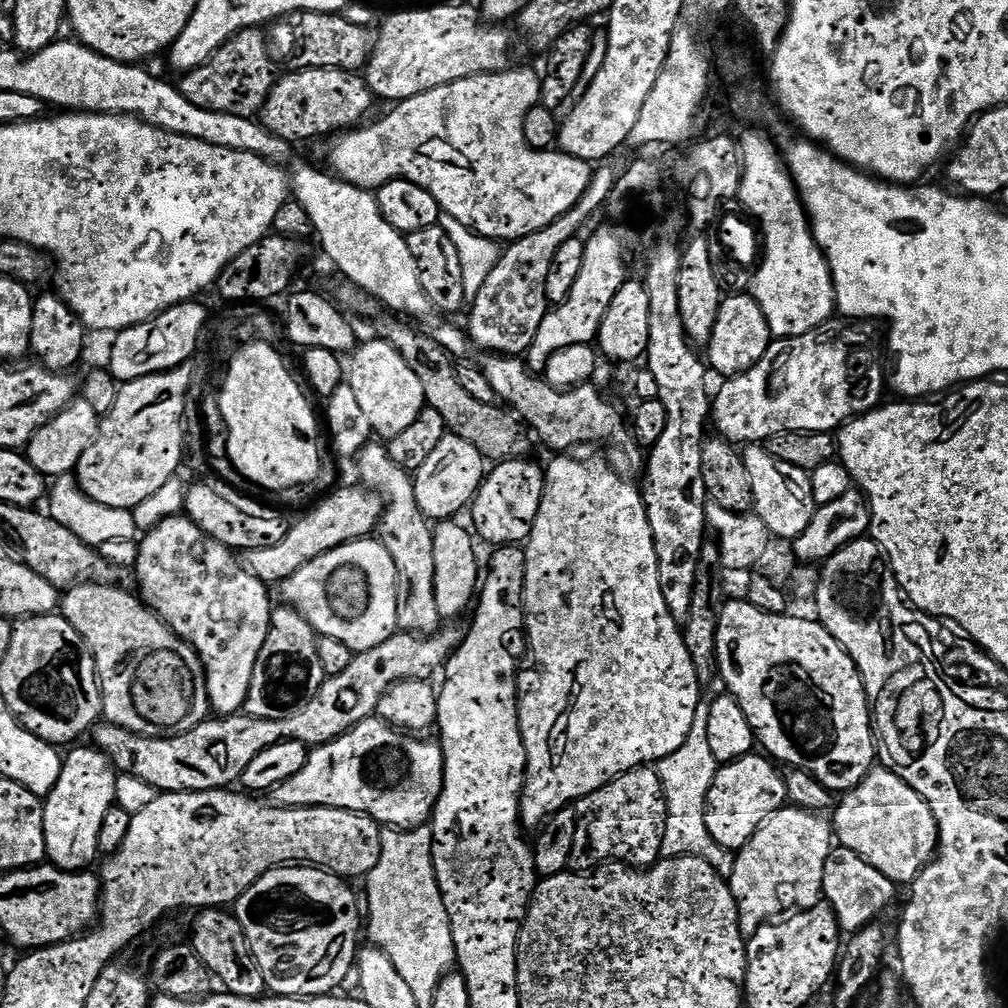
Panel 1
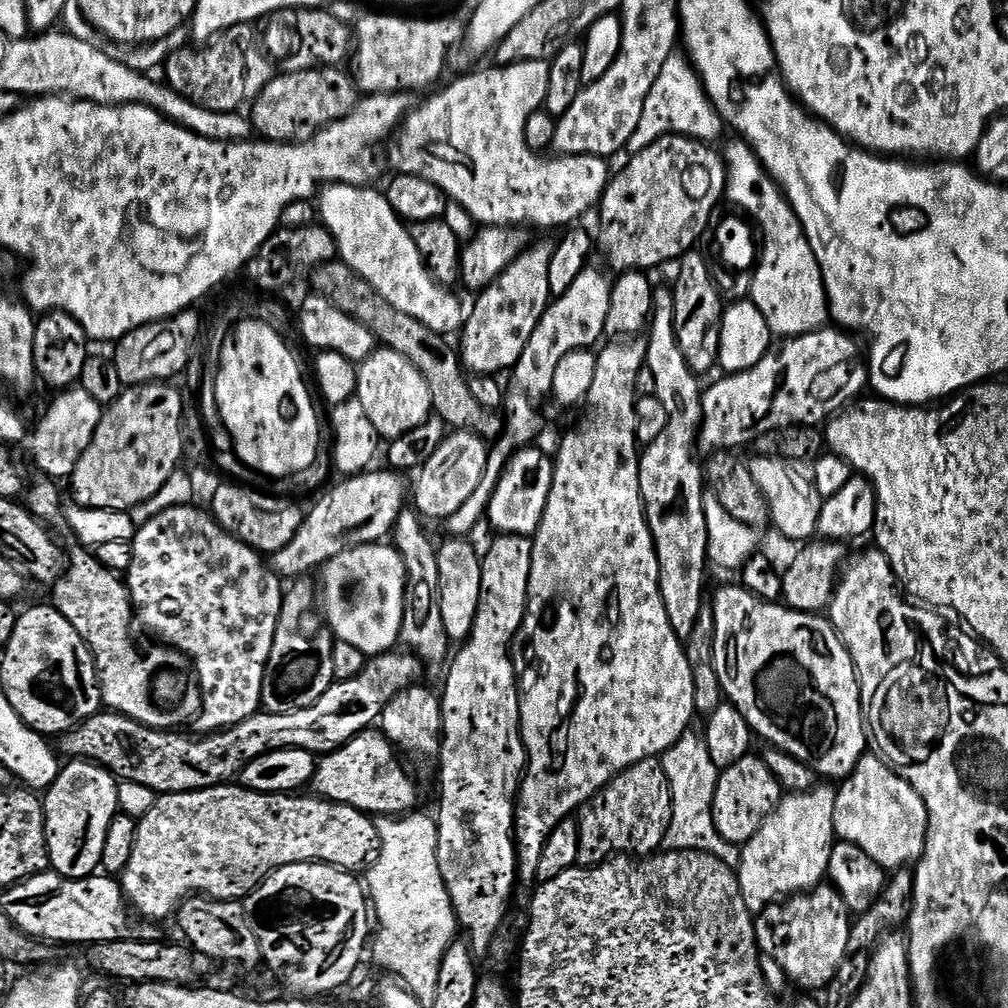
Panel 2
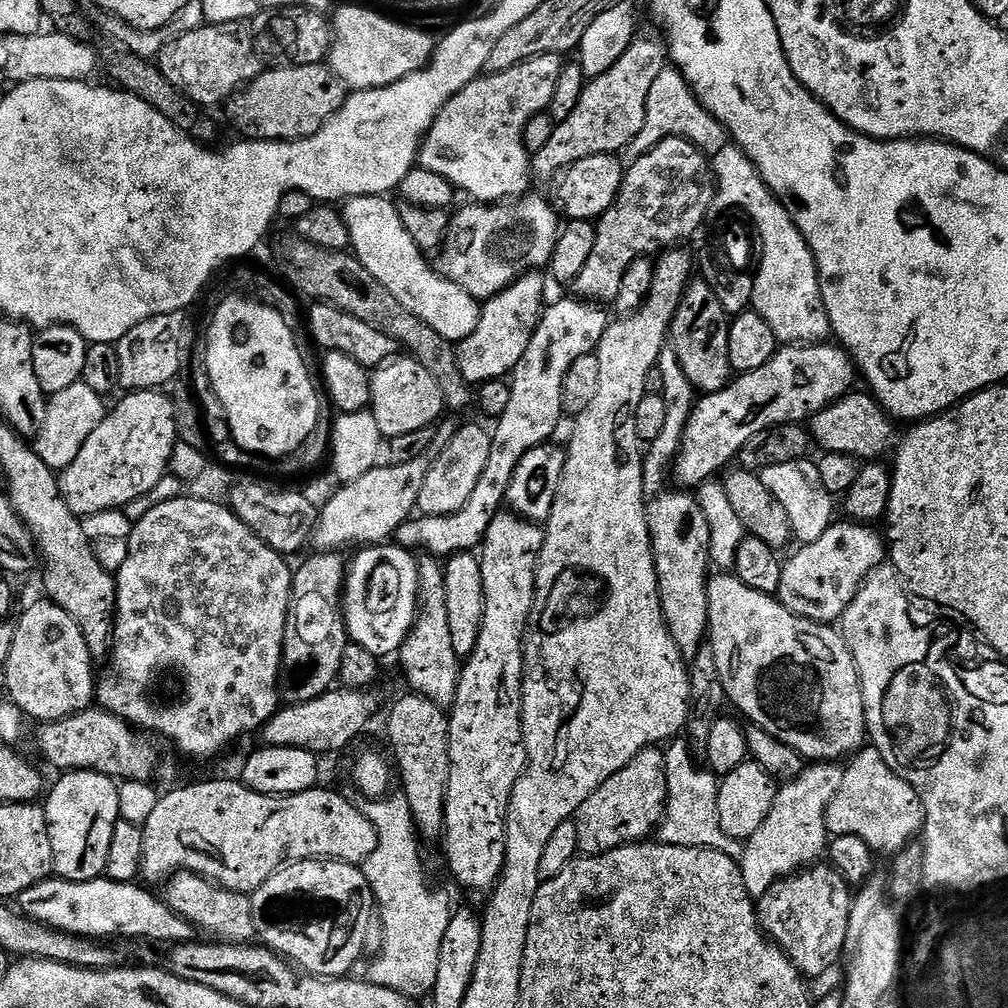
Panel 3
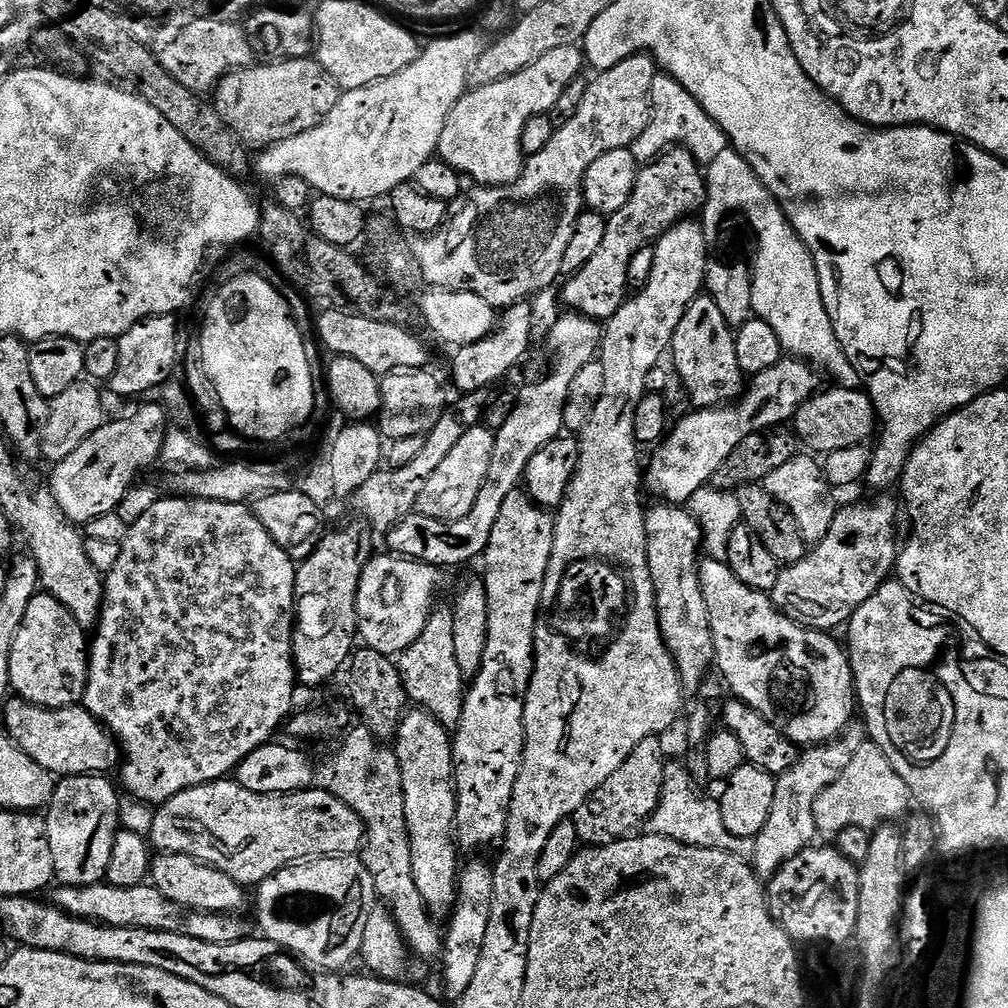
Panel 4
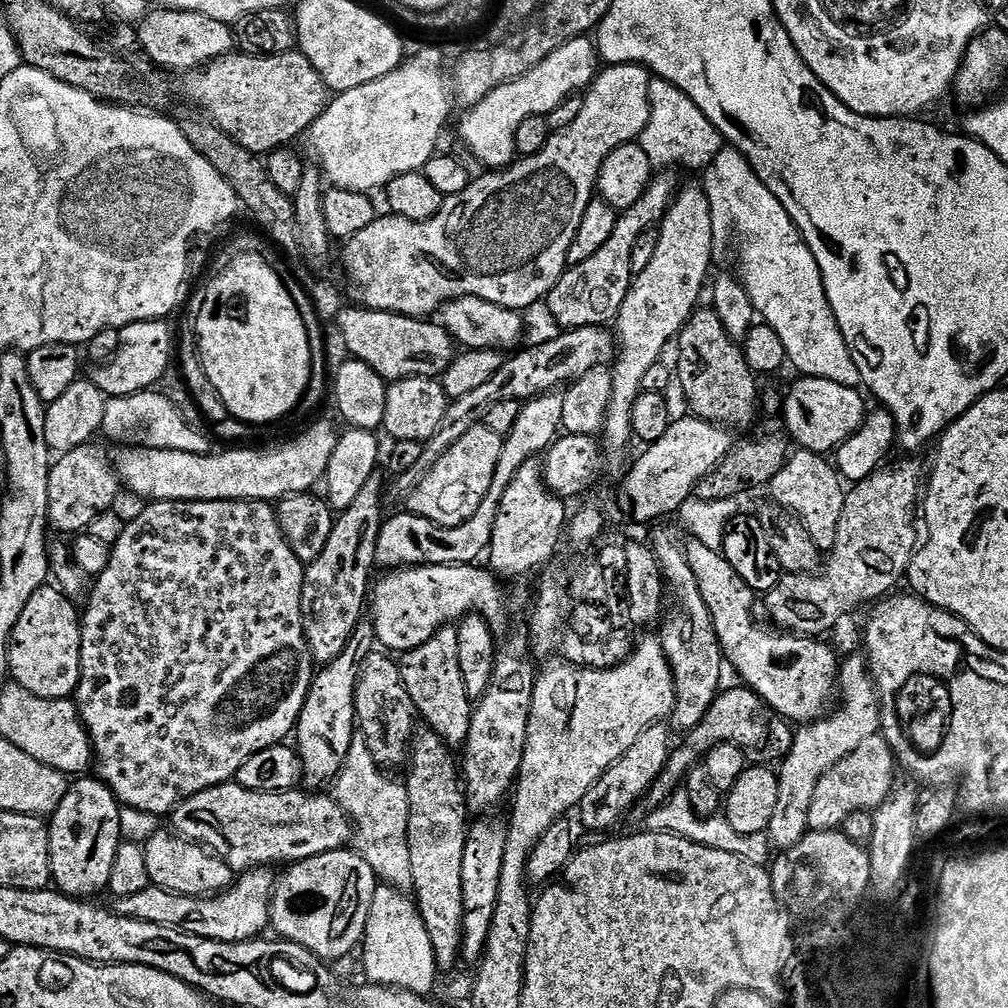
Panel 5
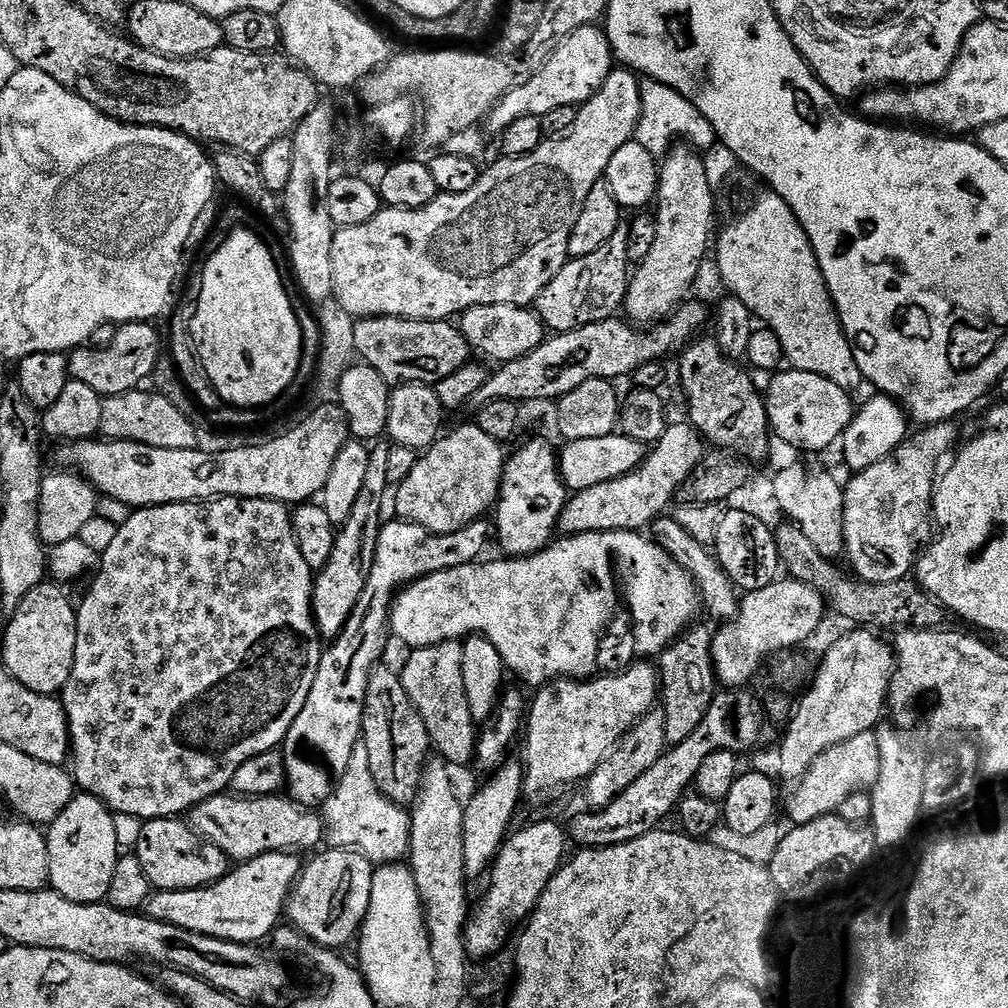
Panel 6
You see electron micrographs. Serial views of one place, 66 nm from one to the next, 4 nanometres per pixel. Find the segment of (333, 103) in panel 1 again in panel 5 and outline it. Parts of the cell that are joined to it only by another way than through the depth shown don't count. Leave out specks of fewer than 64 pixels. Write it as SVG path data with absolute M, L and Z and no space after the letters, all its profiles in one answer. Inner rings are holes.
M298 50L280 56L229 54L185 75L184 92L195 106L246 150L273 152L305 135L328 106L330 93L318 70Z

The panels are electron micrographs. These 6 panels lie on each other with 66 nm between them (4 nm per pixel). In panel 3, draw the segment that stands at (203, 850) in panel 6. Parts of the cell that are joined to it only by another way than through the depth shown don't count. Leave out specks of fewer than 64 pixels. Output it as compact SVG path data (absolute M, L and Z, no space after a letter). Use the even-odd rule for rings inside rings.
M186 871L172 873L166 881L166 887L168 889L162 892L162 896L168 901L170 910L174 910L176 916L189 920L201 933L209 932L212 935L209 937L225 944L246 944L257 939L251 895L224 888L214 880L207 880L205 876L199 876L196 872Z

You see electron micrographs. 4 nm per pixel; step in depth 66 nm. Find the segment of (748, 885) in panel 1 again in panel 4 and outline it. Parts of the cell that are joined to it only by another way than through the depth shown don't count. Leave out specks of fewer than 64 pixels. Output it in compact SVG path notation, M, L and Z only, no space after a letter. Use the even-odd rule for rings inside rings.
M853 722L844 729L843 733L827 744L808 746L800 752L800 761L786 774L776 777L774 790L774 807L770 809L770 818L766 818L766 826L754 839L756 849L751 863L756 869L757 876L771 878L782 865L790 862L794 854L809 847L818 833L814 822L814 804L818 802L818 794L826 790L835 780L842 778L842 770L850 766L854 754L866 743L866 728L863 723Z

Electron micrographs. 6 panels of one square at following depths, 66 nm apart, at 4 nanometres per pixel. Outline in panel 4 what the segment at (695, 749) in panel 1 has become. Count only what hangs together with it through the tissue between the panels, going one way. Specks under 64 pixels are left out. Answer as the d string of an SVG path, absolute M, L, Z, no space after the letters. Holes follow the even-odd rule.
M665 763L662 794L654 814L647 822L647 835L670 838L674 842L682 842L686 846L694 846L695 848L722 850L751 861L756 849L755 839L747 840L730 834L730 830L726 830L726 825L722 822L719 799L712 797L711 800L706 793L708 792L703 787L695 784L683 763Z

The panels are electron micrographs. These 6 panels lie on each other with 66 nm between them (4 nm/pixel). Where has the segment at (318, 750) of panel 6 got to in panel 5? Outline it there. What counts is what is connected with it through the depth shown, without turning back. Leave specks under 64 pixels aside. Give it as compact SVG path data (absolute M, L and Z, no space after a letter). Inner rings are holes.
M556 392L547 393L527 401L519 412L518 421L505 437L497 469L494 470L490 490L474 516L456 527L439 527L429 519L414 515L407 510L387 517L379 530L378 546L375 547L377 565L384 570L400 567L420 567L422 565L470 564L479 561L492 542L494 523L497 521L498 506L506 492L506 487L528 460L535 459L547 451L552 441L559 435L562 422L563 395ZM362 622L356 628L346 649L330 664L323 665L314 675L311 690L294 729L294 746L300 758L302 778L310 788L329 785L339 776L345 756L356 735L356 688L360 680L361 663L376 646L371 623Z

